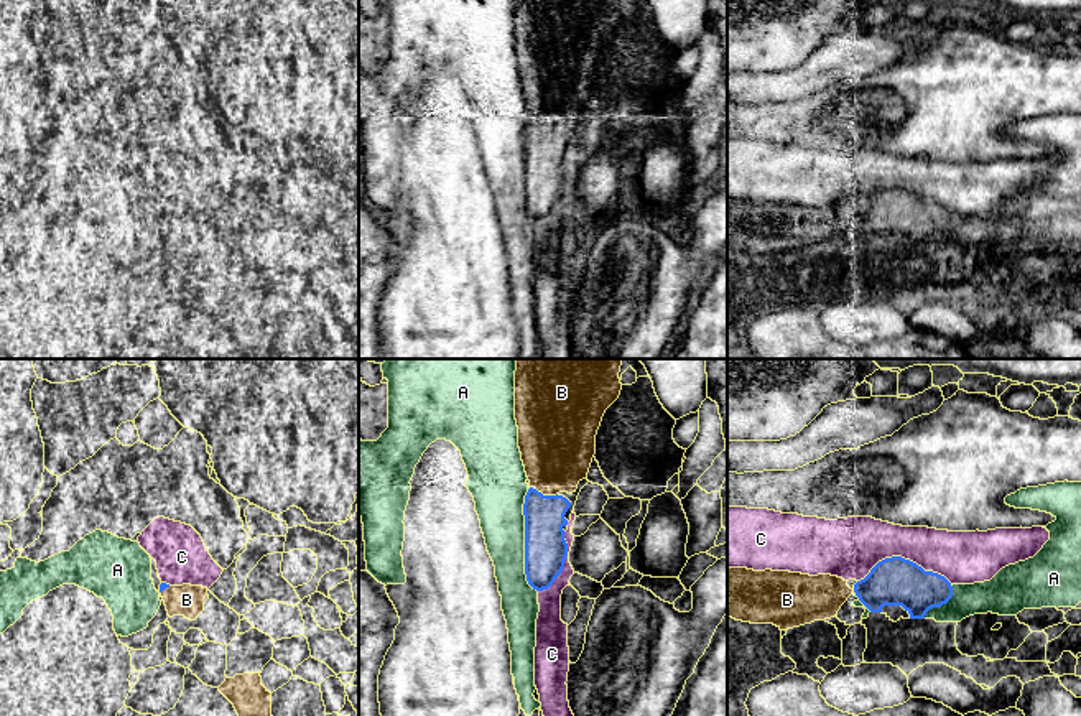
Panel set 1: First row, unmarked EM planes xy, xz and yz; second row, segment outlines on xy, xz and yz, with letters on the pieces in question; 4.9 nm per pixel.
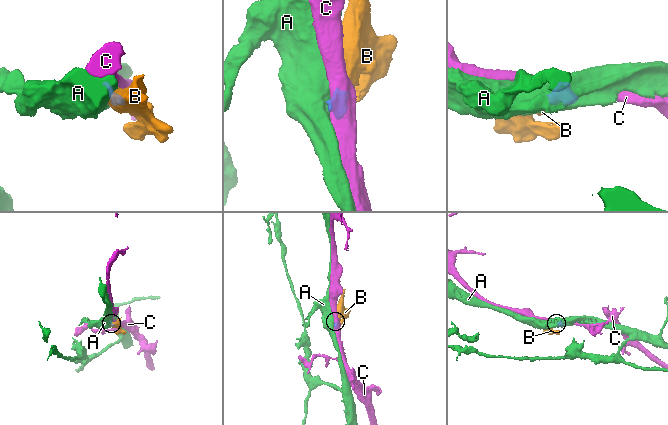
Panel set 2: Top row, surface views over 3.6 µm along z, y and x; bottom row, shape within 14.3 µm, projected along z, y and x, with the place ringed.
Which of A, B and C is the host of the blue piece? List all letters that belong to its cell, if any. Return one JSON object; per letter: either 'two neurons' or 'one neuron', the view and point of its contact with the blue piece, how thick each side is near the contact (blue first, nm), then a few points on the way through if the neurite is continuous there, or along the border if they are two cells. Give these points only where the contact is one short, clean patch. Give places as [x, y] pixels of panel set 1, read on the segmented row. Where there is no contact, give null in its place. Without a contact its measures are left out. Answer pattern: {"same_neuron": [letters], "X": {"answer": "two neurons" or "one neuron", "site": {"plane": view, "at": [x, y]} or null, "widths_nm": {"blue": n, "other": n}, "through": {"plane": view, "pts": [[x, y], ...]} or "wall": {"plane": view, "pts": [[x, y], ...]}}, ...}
{"same_neuron": ["B"], "A": {"answer": "two neurons", "site": {"plane": "xz", "at": [525, 540]}, "widths_nm": {"blue": 200, "other": 240}}, "B": {"answer": "one neuron", "site": {"plane": "xz", "at": [542, 494]}, "widths_nm": {"blue": 200, "other": 360}}, "C": {"answer": "two neurons", "site": {"plane": "yz", "at": [904, 558]}, "widths_nm": {"blue": 240, "other": 280}}}

